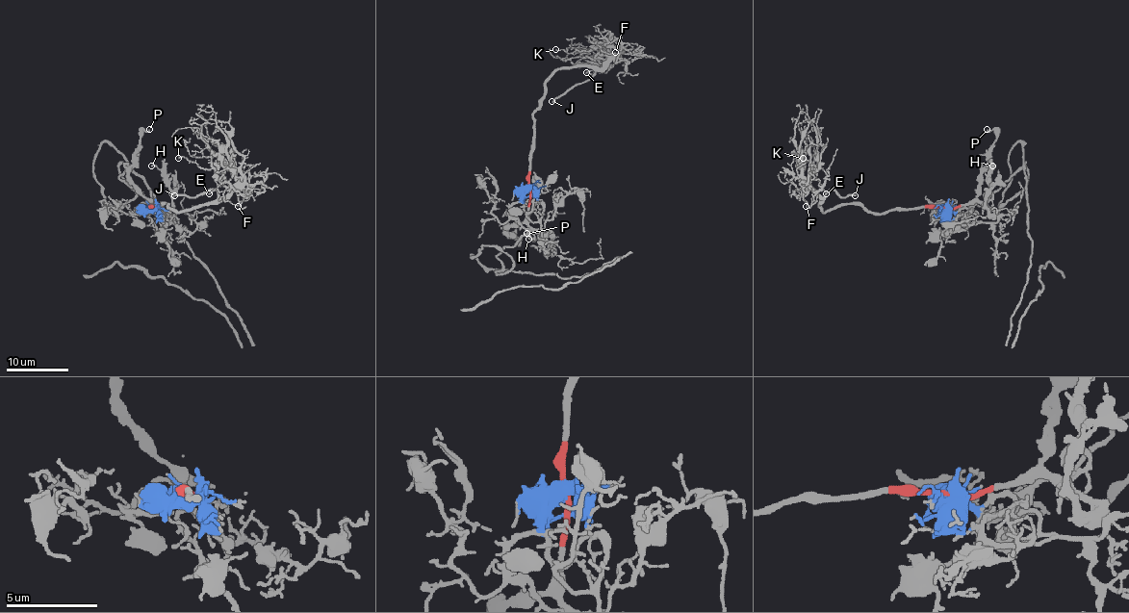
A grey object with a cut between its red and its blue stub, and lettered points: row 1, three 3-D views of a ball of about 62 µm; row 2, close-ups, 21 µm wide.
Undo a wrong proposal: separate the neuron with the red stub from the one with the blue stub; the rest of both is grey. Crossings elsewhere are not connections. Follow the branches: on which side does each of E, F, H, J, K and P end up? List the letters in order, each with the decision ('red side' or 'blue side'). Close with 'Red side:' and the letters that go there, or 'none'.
E: red side
F: red side
H: red side
J: red side
K: red side
P: red side
Red side: E, F, H, J, K, P

